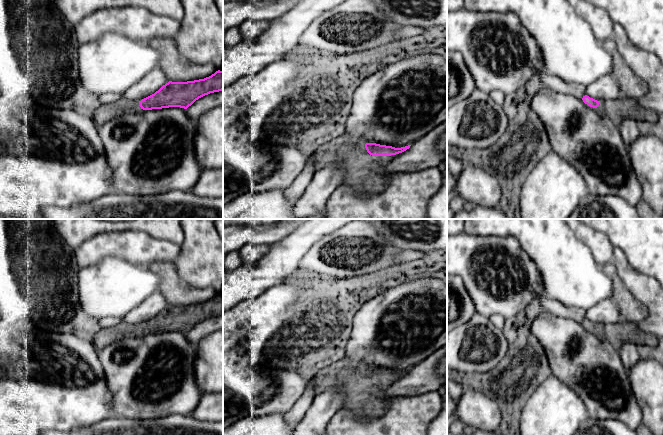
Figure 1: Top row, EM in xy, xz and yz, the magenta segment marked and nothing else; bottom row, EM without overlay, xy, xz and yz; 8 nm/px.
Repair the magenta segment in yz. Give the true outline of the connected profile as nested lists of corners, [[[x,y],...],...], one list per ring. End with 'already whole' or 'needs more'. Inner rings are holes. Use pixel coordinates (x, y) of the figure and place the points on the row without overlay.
[[[585,319],[583,326],[590,331],[599,333],[608,340],[616,349],[619,349],[624,342],[637,340],[639,333],[634,329],[628,329],[625,325],[600,326]]] | needs more

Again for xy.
[[[218,294],[204,303],[187,306],[169,305],[154,318],[139,326],[121,323],[114,327],[102,329],[95,335],[91,343],[99,352],[114,342],[139,333],[152,334],[169,331],[187,333],[199,322],[222,314],[223,295]]] | needs more

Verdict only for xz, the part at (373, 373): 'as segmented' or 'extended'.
extended

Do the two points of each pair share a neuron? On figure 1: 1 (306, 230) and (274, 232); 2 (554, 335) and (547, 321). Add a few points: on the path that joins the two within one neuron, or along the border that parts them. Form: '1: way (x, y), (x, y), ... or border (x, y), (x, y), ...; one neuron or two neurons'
1: border (296, 229), (273, 244); two neurons
2: way (553, 332), (547, 324); one neuron

